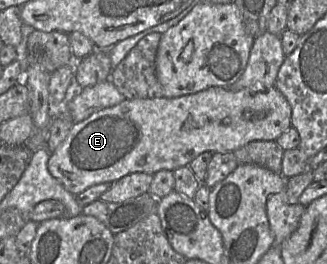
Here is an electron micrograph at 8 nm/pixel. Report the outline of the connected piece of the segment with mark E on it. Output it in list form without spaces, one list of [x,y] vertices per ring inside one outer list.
[[[210,87],[180,97],[125,98],[112,107],[97,111],[74,123],[64,141],[53,151],[48,170],[75,197],[87,188],[115,182],[135,172],[155,174],[166,169],[175,171],[188,166],[203,152],[234,152],[253,141],[276,140],[291,125],[292,109],[287,98],[275,87],[265,92],[251,93],[225,87]]]

